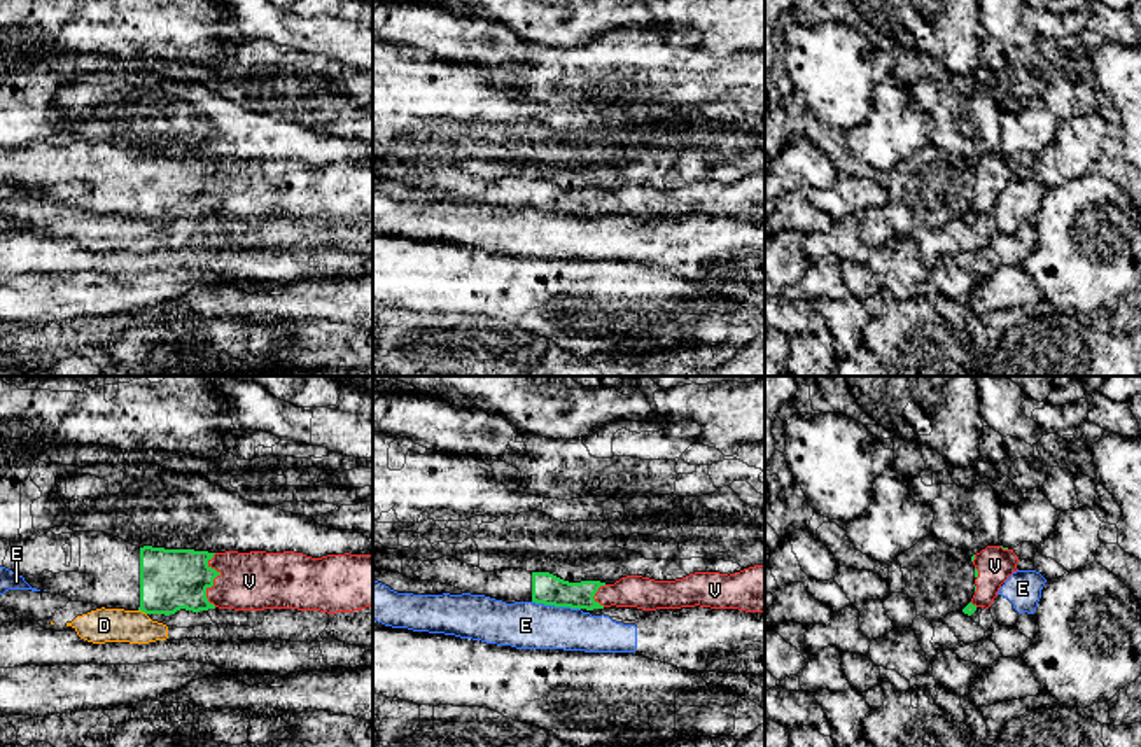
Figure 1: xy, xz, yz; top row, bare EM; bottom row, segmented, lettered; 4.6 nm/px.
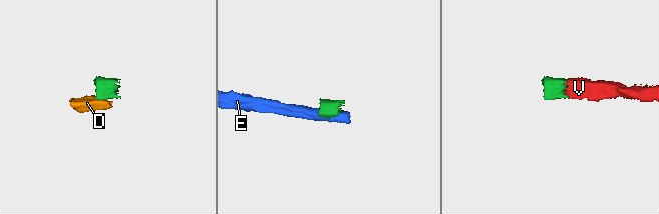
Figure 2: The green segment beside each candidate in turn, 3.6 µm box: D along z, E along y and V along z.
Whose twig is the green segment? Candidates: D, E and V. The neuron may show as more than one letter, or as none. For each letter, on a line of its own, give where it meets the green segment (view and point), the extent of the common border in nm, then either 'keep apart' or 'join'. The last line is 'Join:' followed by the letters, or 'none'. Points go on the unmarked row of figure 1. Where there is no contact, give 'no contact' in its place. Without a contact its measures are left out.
D: contact xy (142, 219); length 50 nm; keep apart
E: contact xz (557, 214); length 220 nm; keep apart
V: contact xy (212, 189); length 240 nm; join
Join: V

